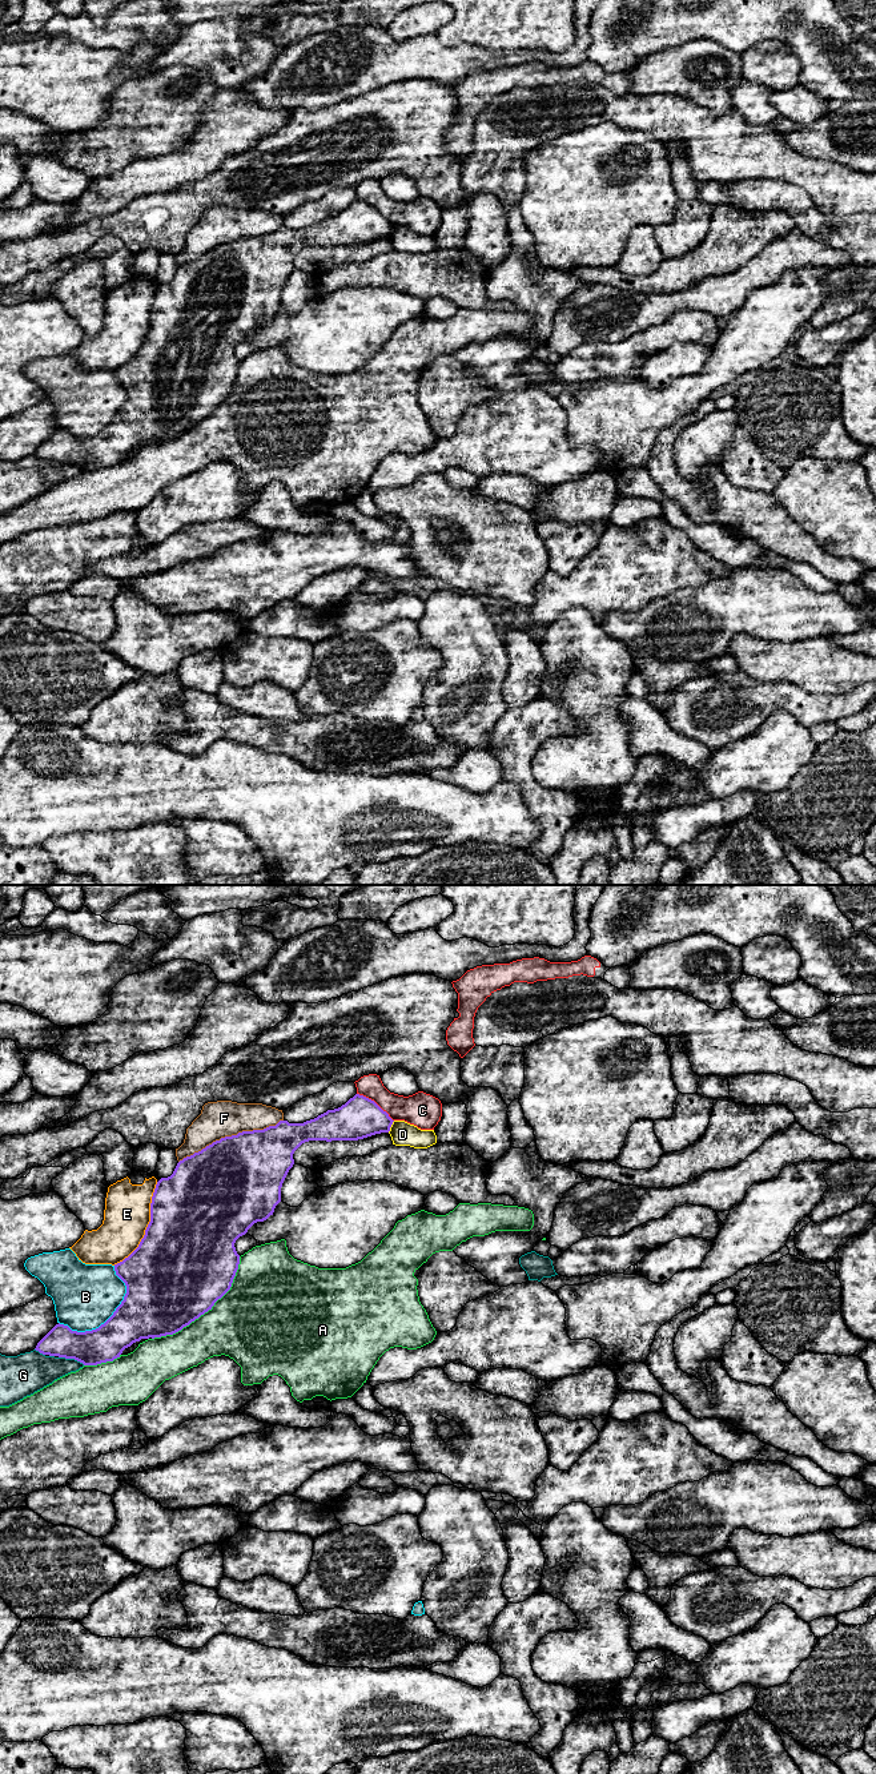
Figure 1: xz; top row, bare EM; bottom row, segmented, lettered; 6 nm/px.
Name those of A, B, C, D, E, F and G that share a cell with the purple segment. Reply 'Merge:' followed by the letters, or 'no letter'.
Merge: no letter

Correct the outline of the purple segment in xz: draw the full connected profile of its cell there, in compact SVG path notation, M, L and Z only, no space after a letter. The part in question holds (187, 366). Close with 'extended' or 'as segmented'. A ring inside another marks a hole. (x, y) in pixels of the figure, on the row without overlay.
M355 200L338 214L328 216L304 229L280 226L264 236L242 237L213 248L198 258L180 266L168 283L161 283L150 309L150 327L138 353L122 367L114 370L116 381L125 389L126 399L113 421L99 434L85 438L56 430L36 451L43 460L75 464L84 471L113 467L122 456L141 444L173 441L212 415L232 393L238 375L240 361L236 346L257 327L273 321L281 307L281 293L294 270L293 260L309 246L358 246L389 238L393 225L374 206Z; as segmented

